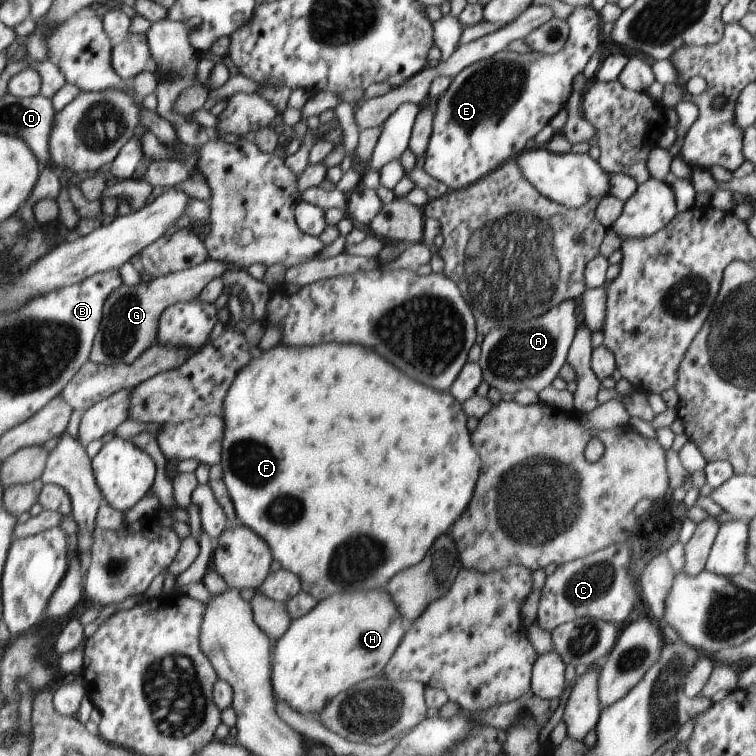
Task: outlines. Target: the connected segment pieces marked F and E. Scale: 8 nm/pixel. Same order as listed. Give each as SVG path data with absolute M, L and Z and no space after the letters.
M325 344L325 346L309 346L309 350L293 350L293 348L283 348L283 346L277 346L269 352L265 352L261 358L255 358L239 376L232 385L229 394L227 394L227 400L225 400L225 420L229 422L229 430L226 430L224 437L224 448L222 455L222 466L224 471L225 483L227 484L231 499L233 500L236 514L239 519L239 523L247 526L250 530L256 532L263 539L267 540L269 547L272 548L272 554L274 560L279 561L281 569L291 571L292 574L298 576L301 587L306 594L309 594L315 601L323 601L326 597L331 597L333 594L341 592L358 592L358 591L369 591L383 589L387 586L388 581L396 576L399 570L403 568L409 568L413 564L417 565L417 562L427 554L427 550L431 548L433 540L441 534L445 534L451 524L461 516L461 512L467 508L469 500L471 500L471 494L473 494L473 488L475 488L475 480L479 476L479 456L475 454L473 446L471 446L471 438L469 438L469 432L465 428L465 412L461 408L462 404L453 400L449 396L447 391L435 392L419 382L411 382L411 378L407 378L405 374L401 374L399 370L395 370L389 362L385 362L381 356L377 356L375 352L367 350L367 348L361 348L357 344Z
M575 7L567 16L568 40L564 48L553 55L543 55L534 51L518 54L503 50L493 57L479 60L463 68L455 77L447 91L437 100L430 102L433 110L432 132L429 138L423 162L423 171L431 178L443 183L448 191L465 189L482 177L493 173L515 156L525 150L527 140L535 136L547 122L567 102L571 92L573 78L583 71L585 62L595 52L599 36L598 12L590 7Z

